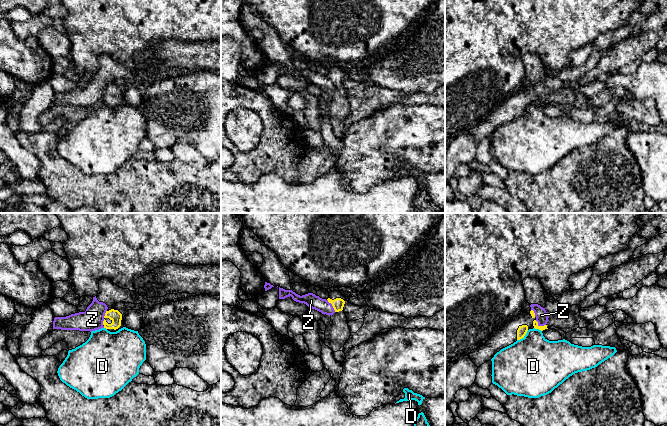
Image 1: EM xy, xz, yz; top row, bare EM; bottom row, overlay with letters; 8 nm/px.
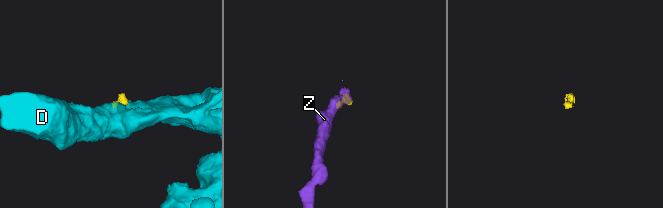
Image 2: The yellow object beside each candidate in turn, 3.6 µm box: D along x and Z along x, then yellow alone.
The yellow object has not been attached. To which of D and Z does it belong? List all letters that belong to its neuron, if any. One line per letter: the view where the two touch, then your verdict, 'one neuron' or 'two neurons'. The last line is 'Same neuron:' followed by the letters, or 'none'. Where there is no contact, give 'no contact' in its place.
D: contact in yz; two neurons
Z: contact in xz; two neurons
Same neuron: none

